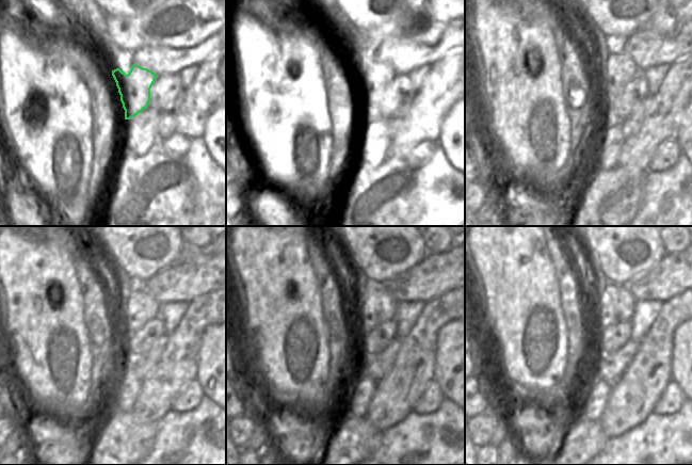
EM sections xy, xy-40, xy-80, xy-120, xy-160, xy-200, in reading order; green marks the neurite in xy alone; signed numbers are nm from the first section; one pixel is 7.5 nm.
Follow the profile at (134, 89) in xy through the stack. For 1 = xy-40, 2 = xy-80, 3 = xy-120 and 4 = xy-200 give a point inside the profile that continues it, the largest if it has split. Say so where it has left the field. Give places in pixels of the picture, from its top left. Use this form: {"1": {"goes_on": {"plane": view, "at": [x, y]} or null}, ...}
{"1": {"goes_on": {"plane": "xy-40", "at": [377, 74]}}, "2": {"goes_on": {"plane": "xy-80", "at": [620, 68]}}, "3": {"goes_on": {"plane": "xy-120", "at": [141, 306]}}, "4": {"goes_on": {"plane": "xy-200", "at": [615, 304]}}}

